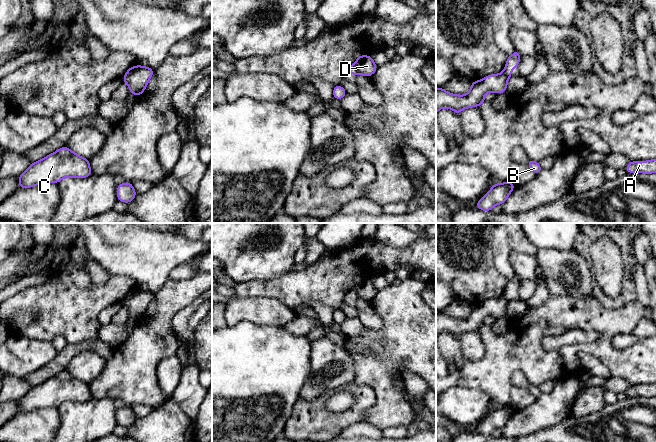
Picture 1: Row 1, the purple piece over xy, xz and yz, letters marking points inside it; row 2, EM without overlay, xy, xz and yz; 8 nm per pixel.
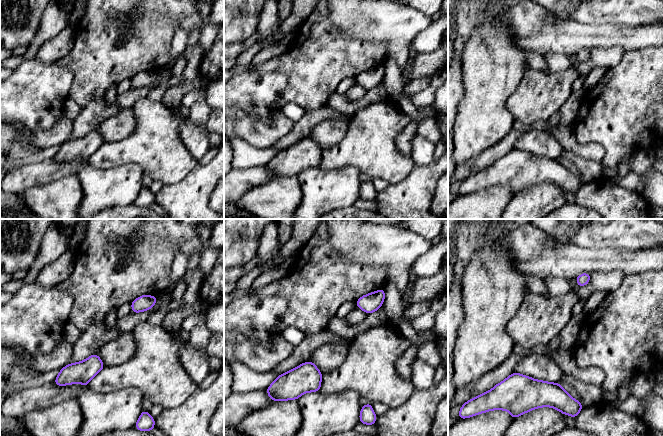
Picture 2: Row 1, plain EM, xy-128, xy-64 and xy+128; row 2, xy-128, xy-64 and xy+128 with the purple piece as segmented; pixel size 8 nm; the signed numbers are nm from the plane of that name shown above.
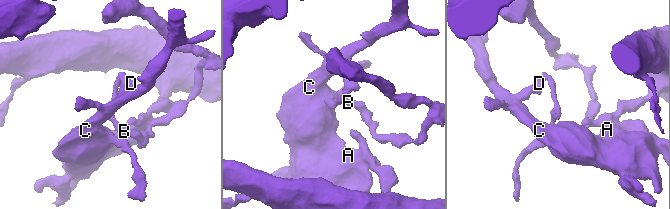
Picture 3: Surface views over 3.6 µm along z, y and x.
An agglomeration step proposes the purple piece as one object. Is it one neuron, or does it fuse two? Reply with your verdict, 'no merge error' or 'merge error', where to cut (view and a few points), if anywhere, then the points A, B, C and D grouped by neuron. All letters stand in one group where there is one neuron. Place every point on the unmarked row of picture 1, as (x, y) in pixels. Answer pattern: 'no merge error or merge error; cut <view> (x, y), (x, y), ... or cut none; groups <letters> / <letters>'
merge error; cut xz (351, 290), (359, 297); groups A C D / B

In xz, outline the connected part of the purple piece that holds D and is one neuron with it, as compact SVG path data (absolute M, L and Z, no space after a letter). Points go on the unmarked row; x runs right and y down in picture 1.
M357 279L357 284L352 291L356 292L359 298L365 301L372 300L378 292L375 289L372 280L369 279Z

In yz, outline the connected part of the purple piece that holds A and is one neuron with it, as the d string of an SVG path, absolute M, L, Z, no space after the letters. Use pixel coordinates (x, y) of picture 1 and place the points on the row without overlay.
M656 383L648 385L630 385L625 394L627 397L656 397Z

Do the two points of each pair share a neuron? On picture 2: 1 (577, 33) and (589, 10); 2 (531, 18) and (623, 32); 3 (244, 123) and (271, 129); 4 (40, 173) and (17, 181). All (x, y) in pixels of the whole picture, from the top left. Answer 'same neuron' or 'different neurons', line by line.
1: different neurons
2: same neuron
3: same neuron
4: same neuron

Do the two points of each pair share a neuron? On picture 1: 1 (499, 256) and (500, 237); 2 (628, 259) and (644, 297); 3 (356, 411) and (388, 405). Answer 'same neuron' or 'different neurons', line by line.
1: same neuron
2: different neurons
3: different neurons

